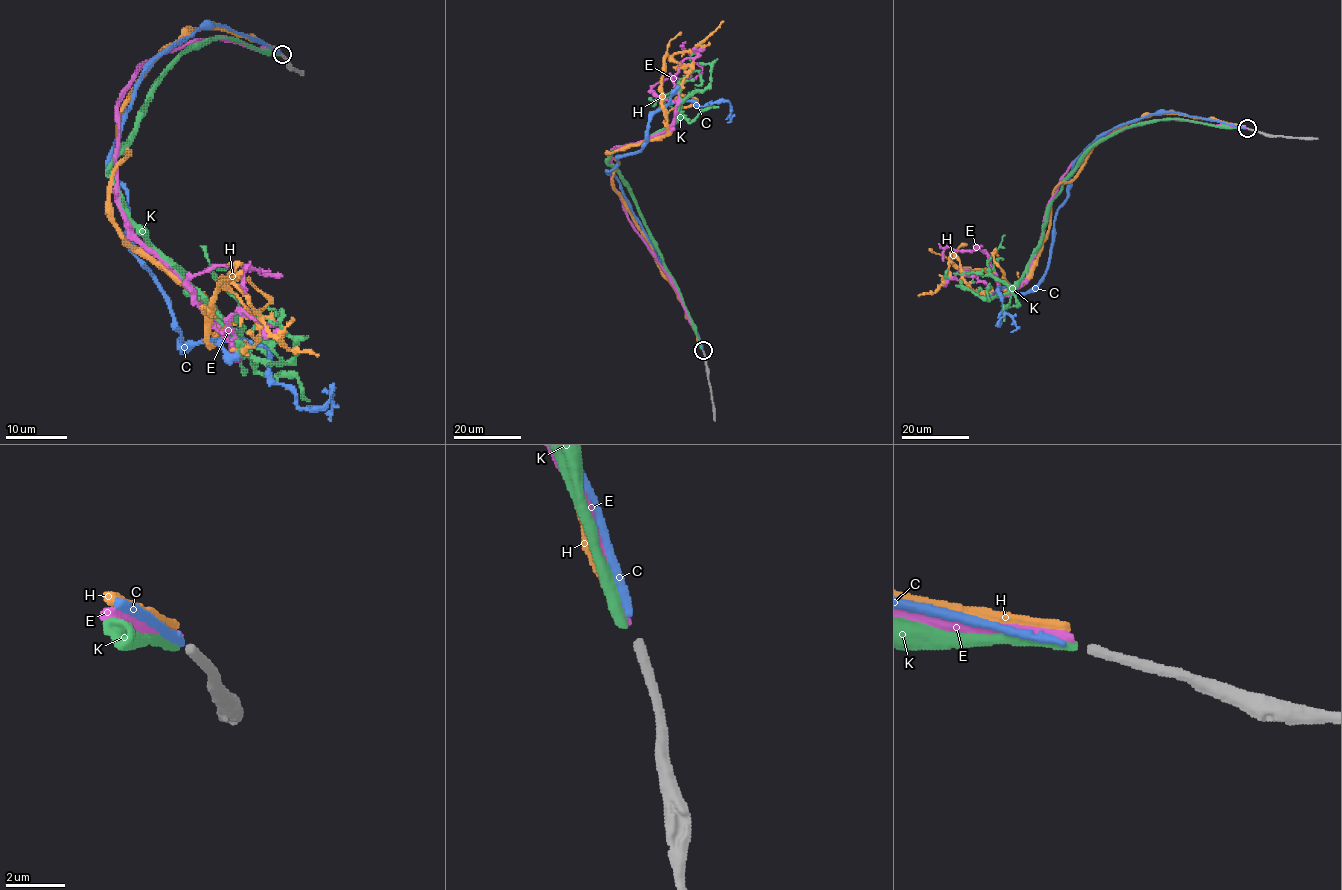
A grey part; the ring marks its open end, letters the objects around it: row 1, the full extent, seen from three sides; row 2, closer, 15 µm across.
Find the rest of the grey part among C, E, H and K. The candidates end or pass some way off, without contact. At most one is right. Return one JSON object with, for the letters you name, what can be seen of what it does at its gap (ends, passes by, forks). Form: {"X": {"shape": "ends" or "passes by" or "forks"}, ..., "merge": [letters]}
{"C": {"shape": "ends"}, "merge": ["C"]}

